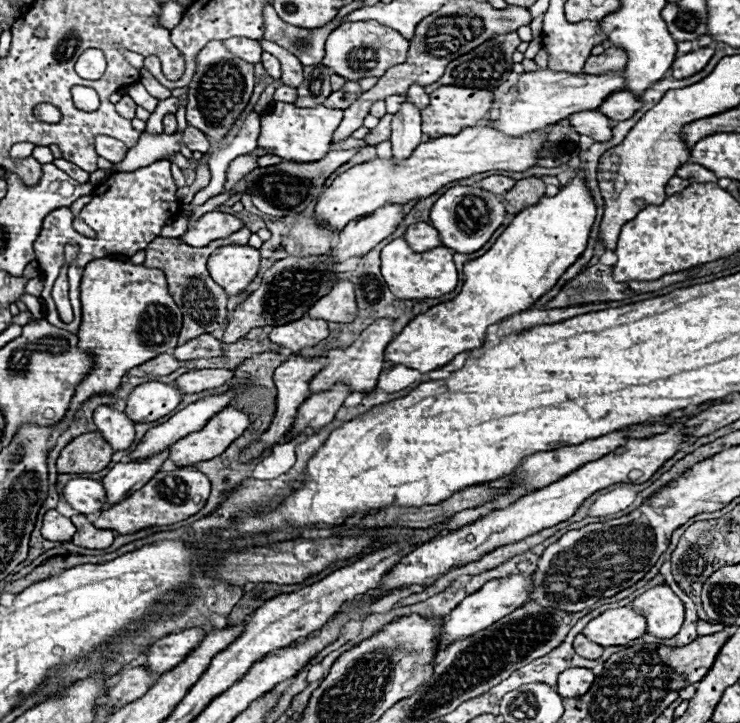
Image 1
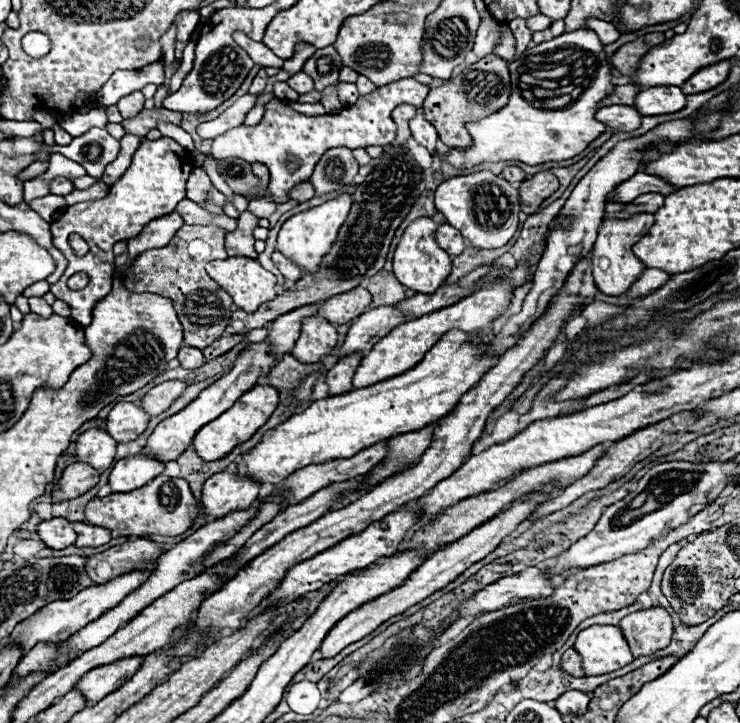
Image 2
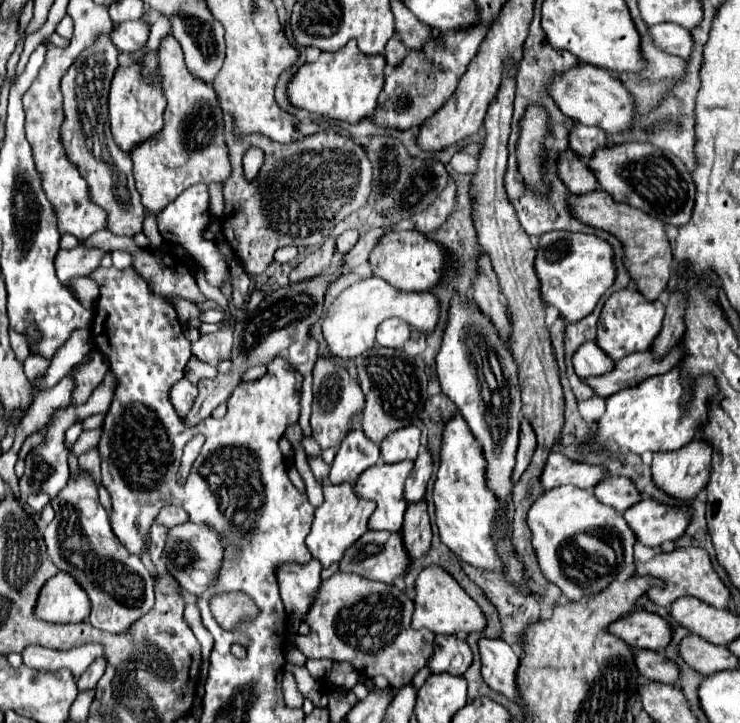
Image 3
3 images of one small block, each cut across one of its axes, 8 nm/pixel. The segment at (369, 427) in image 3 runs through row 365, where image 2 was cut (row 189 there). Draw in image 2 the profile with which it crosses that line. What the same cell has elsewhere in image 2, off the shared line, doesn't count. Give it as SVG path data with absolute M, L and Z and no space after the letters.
M390 144L386 152L378 158L378 166L372 170L372 174L368 174L366 180L352 194L354 196L352 212L346 218L344 226L340 228L338 238L332 244L330 252L322 258L318 272L302 274L302 278L296 280L292 288L282 292L274 300L264 302L252 314L244 310L234 310L230 324L226 326L226 332L228 334L232 332L248 334L254 328L262 328L266 322L276 320L280 314L286 314L306 304L324 302L330 296L348 292L350 288L356 288L362 280L368 280L370 276L374 276L384 266L392 236L398 224L410 212L416 198L420 196L420 190L422 190L422 168L416 164L416 160L412 158L406 146Z

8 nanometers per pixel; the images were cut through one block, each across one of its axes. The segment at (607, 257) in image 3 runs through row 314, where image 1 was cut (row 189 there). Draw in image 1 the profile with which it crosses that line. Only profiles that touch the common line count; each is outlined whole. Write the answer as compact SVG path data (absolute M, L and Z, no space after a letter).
M578 172L572 184L560 188L556 196L544 196L538 204L516 214L506 232L484 256L466 262L460 294L410 320L388 344L386 360L418 368L418 372L426 374L446 366L460 352L480 348L486 340L488 326L502 322L510 314L524 312L542 294L552 290L566 268L584 252L594 218L596 204Z

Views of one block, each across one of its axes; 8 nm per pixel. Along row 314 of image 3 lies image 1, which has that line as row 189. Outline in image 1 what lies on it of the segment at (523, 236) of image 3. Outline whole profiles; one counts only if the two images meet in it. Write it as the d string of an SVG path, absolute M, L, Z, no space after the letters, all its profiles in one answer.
M540 178L518 180L516 186L504 194L504 206L508 214L518 214L528 206L534 206L544 196L546 184Z

